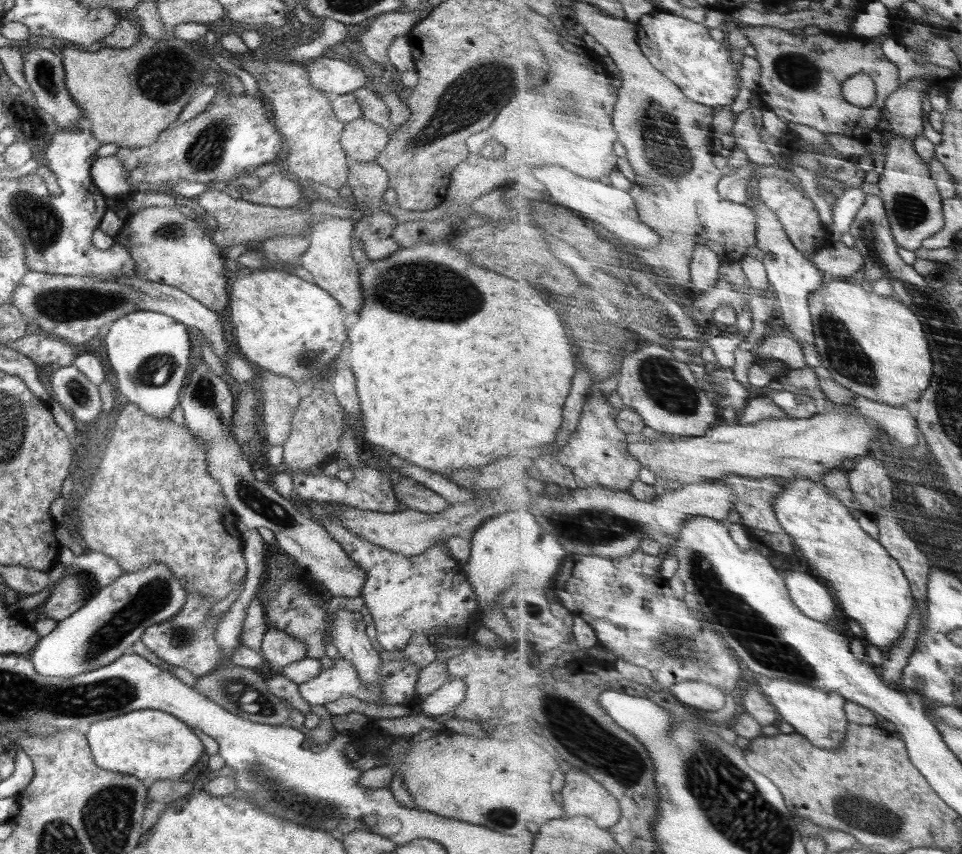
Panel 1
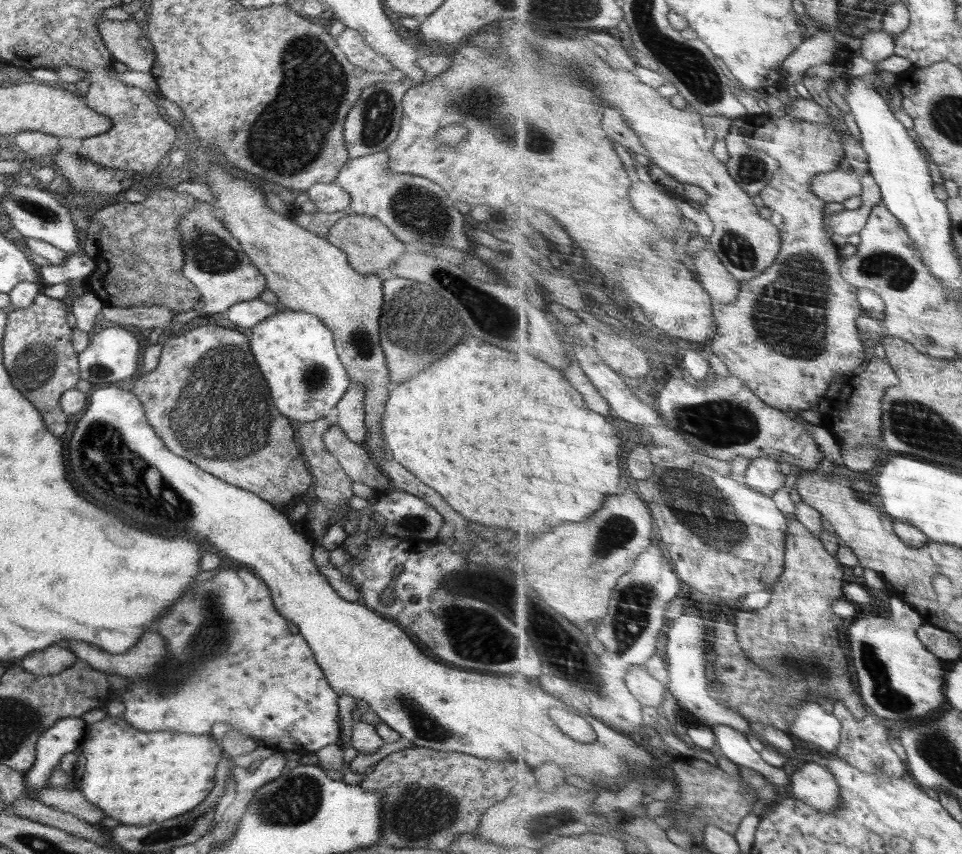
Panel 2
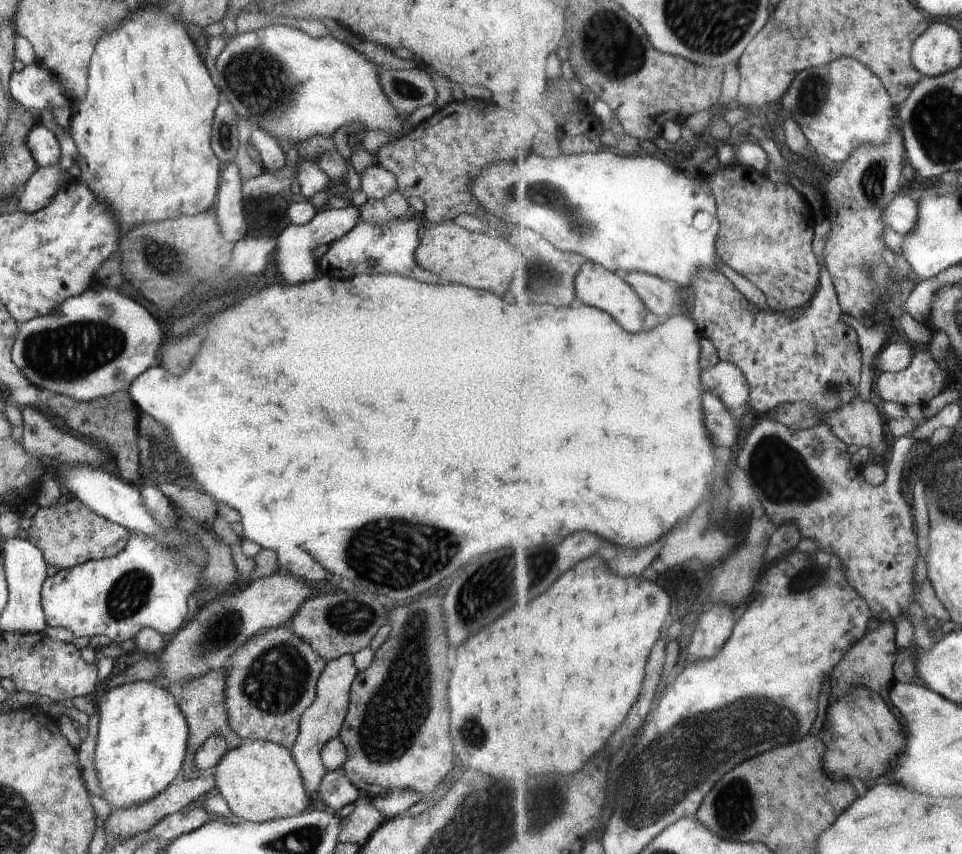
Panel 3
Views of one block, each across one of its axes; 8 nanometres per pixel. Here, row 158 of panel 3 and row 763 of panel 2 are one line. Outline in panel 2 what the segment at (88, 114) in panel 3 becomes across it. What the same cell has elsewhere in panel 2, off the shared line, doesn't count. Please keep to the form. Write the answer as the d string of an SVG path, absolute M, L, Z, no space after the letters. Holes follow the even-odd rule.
M109 717L104 720L93 722L88 724L87 732L85 733L83 743L80 748L82 753L77 756L76 767L73 770L72 778L76 783L76 788L85 796L88 802L91 802L94 806L100 808L102 813L108 818L117 820L121 825L135 825L145 826L176 816L181 816L185 813L190 813L190 810L196 808L198 803L202 802L208 793L214 788L215 785L215 772L219 759L224 755L223 749L220 744L215 740L210 733L209 734L186 734L185 732L170 732L170 731L158 731L158 732L144 732L143 730L136 730L131 724L128 724L122 717Z

